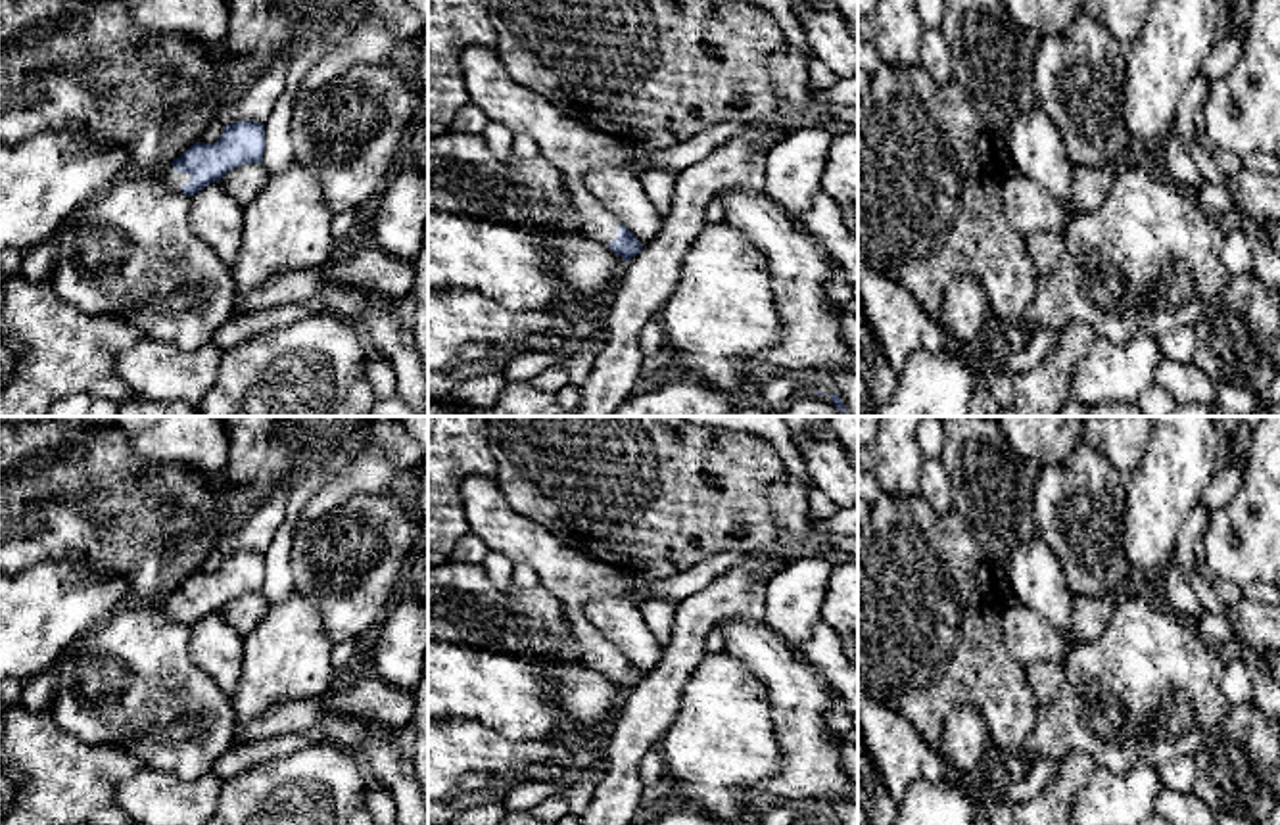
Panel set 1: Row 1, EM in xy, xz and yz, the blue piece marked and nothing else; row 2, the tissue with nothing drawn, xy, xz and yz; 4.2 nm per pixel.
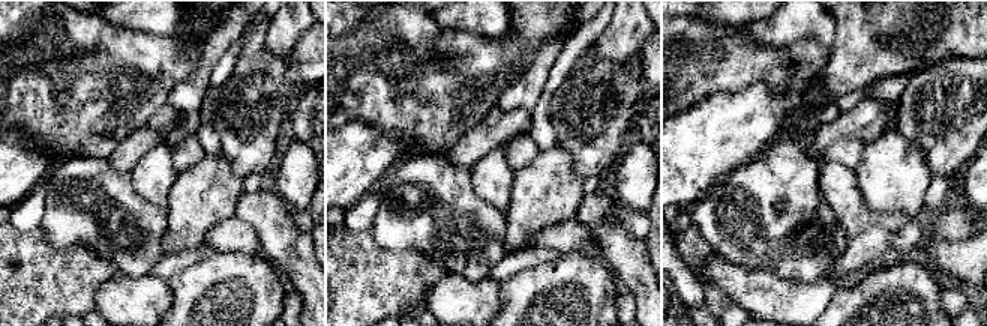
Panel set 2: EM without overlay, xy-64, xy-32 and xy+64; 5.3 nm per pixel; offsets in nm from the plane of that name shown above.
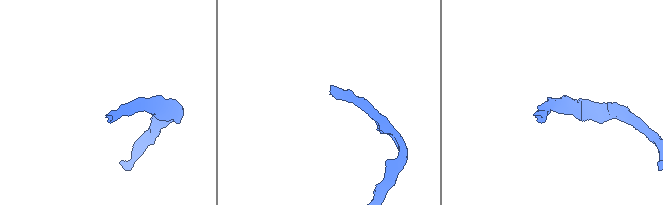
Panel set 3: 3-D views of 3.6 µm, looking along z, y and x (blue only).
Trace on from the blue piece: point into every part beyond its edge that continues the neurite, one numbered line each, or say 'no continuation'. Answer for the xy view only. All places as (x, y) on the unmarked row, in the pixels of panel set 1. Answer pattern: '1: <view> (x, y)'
1: xy (175, 611)

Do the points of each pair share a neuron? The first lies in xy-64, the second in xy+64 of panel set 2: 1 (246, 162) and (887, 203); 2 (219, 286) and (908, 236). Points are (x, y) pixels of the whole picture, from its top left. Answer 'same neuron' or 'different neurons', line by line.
1: different neurons
2: different neurons

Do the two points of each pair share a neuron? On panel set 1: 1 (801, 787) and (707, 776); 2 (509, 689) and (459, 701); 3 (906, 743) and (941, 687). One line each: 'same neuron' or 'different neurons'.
1: different neurons
2: same neuron
3: different neurons

